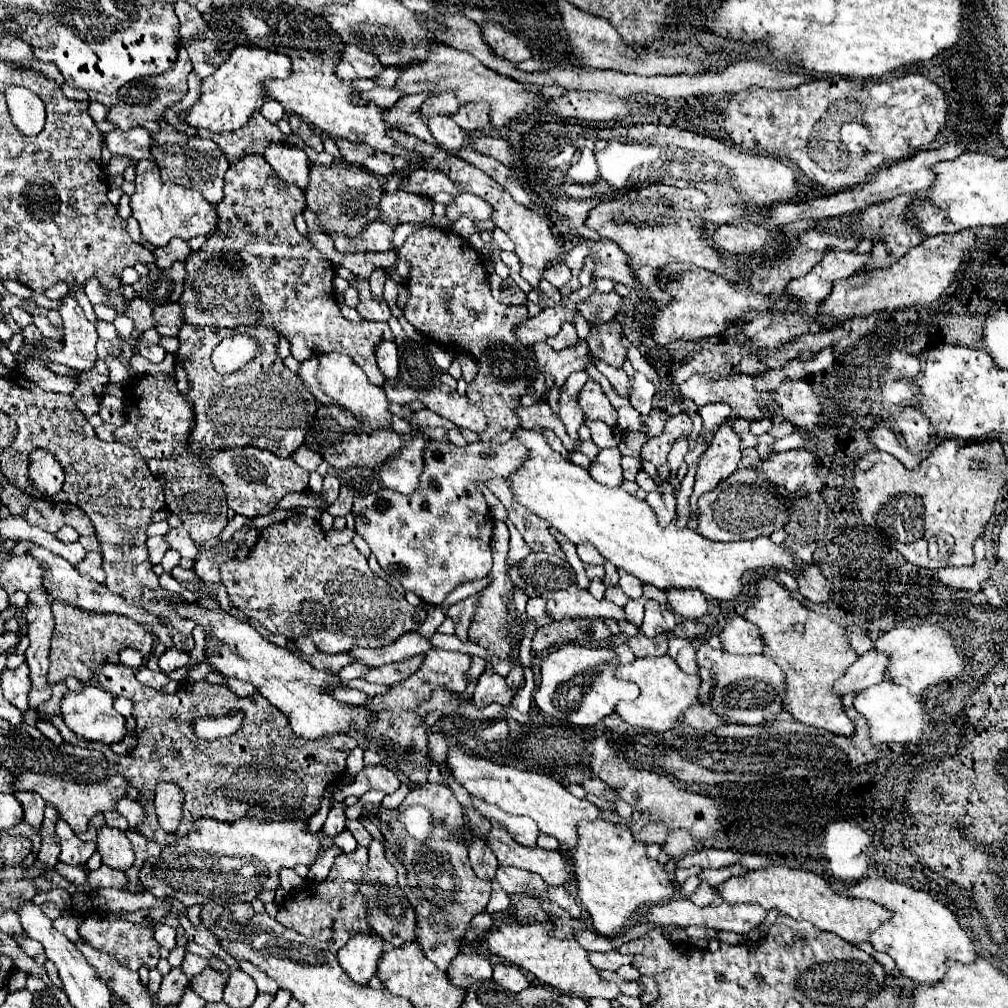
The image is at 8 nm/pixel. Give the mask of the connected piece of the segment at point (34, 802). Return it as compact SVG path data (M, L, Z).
M26 791L16 793L16 799L18 799L18 801L22 803L22 807L24 807L24 821L26 821L28 825L32 825L34 829L40 829L42 819L44 819L44 807L46 807L44 799L42 799L40 795L26 793Z

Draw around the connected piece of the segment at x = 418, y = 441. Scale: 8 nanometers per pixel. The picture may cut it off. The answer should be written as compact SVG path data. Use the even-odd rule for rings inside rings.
M393 415L392 429L396 433L406 433L412 439L406 441L406 447L398 453L386 459L384 465L378 467L378 479L382 487L388 487L392 491L410 495L418 489L418 477L424 469L424 439L418 435L412 425L400 417Z

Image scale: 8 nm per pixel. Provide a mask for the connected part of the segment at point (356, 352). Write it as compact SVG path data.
M246 155L240 163L230 165L224 175L224 199L216 205L218 211L218 229L216 233L200 247L200 251L190 253L186 259L186 285L180 297L182 319L190 325L212 325L212 327L238 327L238 325L272 325L282 337L290 343L290 353L294 359L304 361L308 355L318 353L344 353L352 357L366 373L374 385L384 383L374 357L374 349L382 341L394 339L388 323L352 323L340 315L334 292L334 267L332 263L302 237L294 225L294 217L306 207L304 193L282 183L278 189L274 185L274 169L260 155Z

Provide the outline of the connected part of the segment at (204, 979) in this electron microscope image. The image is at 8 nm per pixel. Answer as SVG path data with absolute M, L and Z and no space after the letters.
M208 967L190 981L190 987L204 1001L222 1001L222 991L224 991L226 979L228 979L226 973L220 973L220 971L214 971Z

